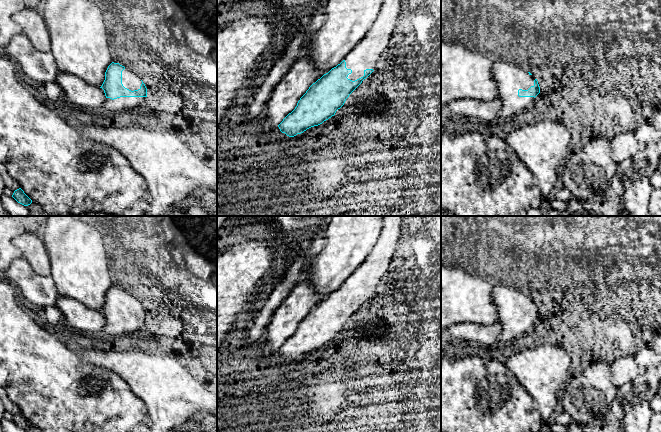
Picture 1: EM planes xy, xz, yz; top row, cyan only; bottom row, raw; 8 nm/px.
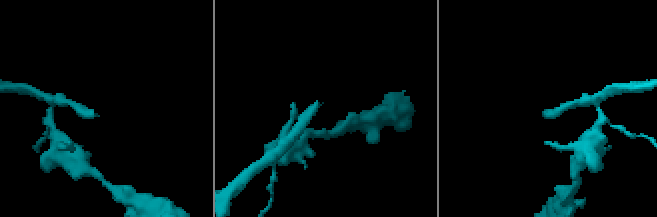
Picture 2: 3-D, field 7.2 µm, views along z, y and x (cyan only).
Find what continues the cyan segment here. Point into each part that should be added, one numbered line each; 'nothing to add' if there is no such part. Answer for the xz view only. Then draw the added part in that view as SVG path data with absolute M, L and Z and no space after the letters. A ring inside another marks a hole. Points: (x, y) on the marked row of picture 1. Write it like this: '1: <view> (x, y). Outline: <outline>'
1: xz (365, 55). Outline: M383 0L380 12L370 30L343 59L346 68L352 70L348 79L355 81L364 76L366 69L376 68L396 27L401 6L402 0Z

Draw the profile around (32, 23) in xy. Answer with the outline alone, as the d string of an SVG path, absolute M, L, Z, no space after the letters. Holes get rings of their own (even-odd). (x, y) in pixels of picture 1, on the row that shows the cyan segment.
M24 8L13 15L13 20L21 27L37 50L51 51L51 40L43 16L33 8Z

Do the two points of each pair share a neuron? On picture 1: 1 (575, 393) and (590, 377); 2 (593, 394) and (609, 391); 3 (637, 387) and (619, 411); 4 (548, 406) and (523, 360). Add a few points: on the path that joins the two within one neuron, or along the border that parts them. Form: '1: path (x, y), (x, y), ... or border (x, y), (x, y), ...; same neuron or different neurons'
1: path (579, 389), (587, 381); same neuron
2: path (597, 391), (605, 391); same neuron
3: path (630, 394), (622, 397), (618, 404); same neuron
4: path (546, 395), (545, 382), (534, 371); same neuron

